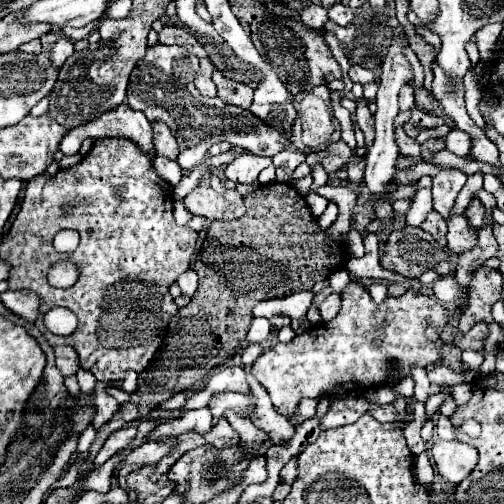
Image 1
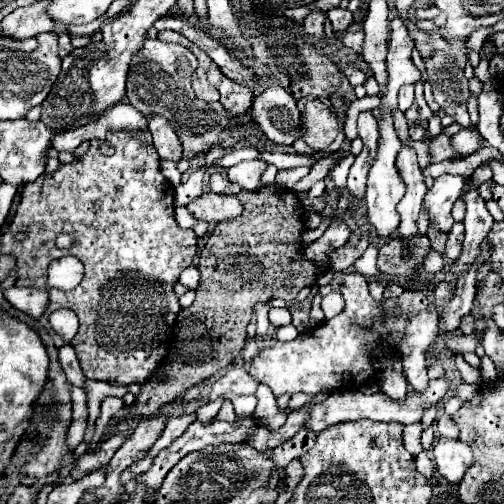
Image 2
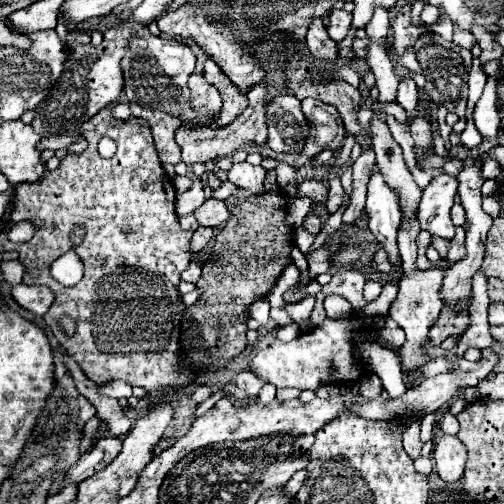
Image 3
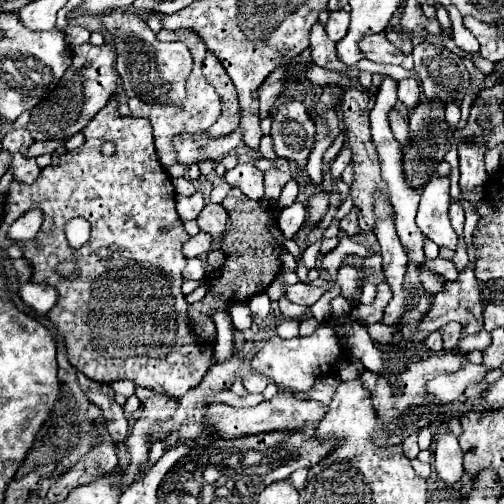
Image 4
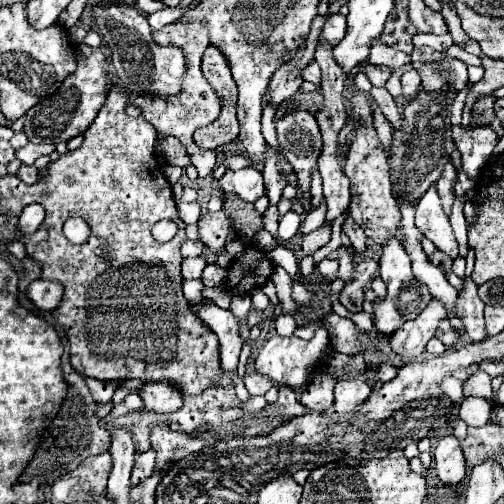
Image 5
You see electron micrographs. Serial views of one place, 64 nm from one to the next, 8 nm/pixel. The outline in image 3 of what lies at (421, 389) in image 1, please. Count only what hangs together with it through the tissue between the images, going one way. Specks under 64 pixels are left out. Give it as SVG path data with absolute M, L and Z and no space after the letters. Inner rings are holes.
M416 212L402 220L402 226L398 230L398 248L400 248L400 258L402 258L402 268L404 274L400 278L400 292L398 298L392 302L388 318L394 320L404 332L406 332L406 342L404 346L400 346L400 358L404 364L404 372L406 374L418 374L420 366L426 362L424 356L424 346L430 342L428 332L430 328L436 324L438 314L442 310L442 300L440 300L440 288L442 288L442 272L420 272L416 268L416 238L420 234L420 224L416 224Z

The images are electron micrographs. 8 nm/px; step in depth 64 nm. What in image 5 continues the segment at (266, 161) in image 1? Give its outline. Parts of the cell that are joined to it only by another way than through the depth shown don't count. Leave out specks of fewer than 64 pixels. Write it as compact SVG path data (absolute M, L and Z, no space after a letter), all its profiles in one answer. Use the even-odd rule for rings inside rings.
M248 166L242 170L226 170L226 174L220 178L218 188L228 194L236 194L246 202L256 202L260 196L264 196L264 184L262 184L262 172Z

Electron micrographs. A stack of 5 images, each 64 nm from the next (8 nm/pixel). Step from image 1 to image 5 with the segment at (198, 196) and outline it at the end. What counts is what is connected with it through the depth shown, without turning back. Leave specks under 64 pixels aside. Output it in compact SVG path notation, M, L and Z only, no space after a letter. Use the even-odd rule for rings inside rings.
M206 210L198 220L198 228L200 228L202 242L214 254L220 254L226 246L226 240L230 238L230 218L226 216L226 212L224 210L218 210L218 212Z

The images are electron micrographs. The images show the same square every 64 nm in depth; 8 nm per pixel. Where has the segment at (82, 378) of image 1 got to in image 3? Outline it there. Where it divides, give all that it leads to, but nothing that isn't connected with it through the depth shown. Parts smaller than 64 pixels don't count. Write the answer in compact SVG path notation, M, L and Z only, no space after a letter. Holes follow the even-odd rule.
M122 380L100 384L98 390L100 390L100 394L110 396L110 398L122 398L122 396L128 398L128 396L132 396L132 386L128 382L122 382Z

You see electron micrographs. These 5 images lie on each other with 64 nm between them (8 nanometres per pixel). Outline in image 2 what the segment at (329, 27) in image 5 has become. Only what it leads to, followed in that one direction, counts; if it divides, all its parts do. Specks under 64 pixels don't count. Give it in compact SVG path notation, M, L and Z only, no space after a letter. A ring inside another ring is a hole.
M332 8L332 10L328 12L328 20L332 22L334 32L340 34L340 32L344 32L344 30L348 28L348 24L354 20L354 16L352 16L350 10L344 10L344 8Z

